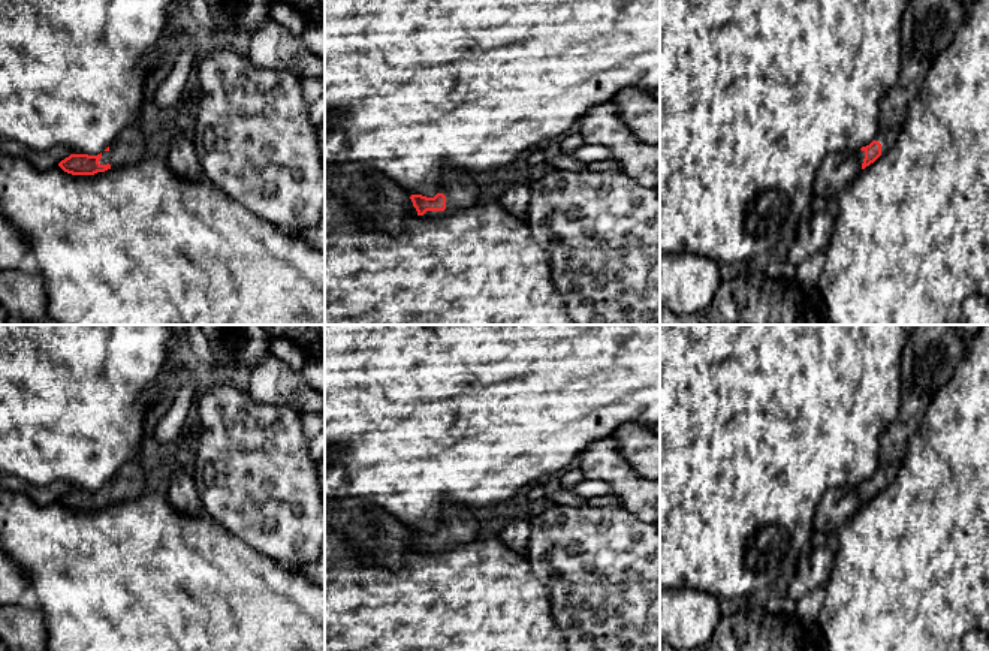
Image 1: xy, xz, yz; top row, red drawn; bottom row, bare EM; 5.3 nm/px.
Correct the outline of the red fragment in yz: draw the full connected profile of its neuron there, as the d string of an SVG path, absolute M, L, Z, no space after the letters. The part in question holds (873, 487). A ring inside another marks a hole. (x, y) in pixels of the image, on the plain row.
M881 461L874 476L860 485L829 489L817 507L814 530L823 531L835 543L838 528L851 518L862 504L886 489L896 477L898 461Z

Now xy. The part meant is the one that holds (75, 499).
M142 458L127 462L103 488L97 491L70 489L58 501L72 510L94 510L112 503L138 498L145 491Z

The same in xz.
M447 504L434 533L411 530L410 534L417 551L444 552L474 540L480 534L480 522L476 519L473 509Z

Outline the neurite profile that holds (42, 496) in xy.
M0 473L0 489L22 492L33 503L46 506L58 501L58 498L69 492L72 488L64 482L51 483L48 486L34 486L15 476Z

